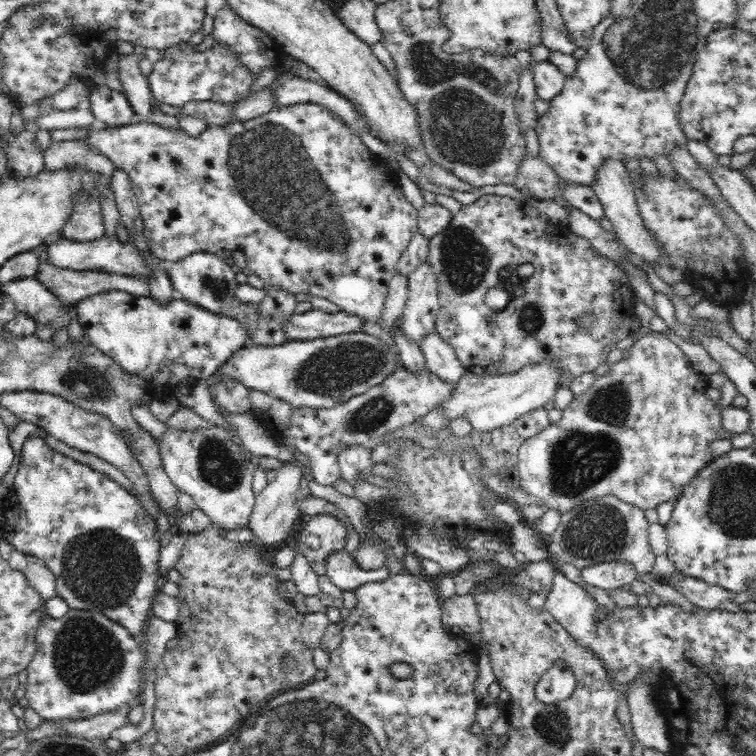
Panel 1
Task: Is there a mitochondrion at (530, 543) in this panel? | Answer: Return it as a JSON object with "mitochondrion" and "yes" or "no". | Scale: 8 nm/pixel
{"mitochondrion":"no"}

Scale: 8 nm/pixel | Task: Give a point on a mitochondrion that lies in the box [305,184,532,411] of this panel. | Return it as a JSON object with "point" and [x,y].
{"point":[465,261]}

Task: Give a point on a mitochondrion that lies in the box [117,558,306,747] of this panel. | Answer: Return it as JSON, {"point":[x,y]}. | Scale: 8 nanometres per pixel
{"point":[251,710]}

